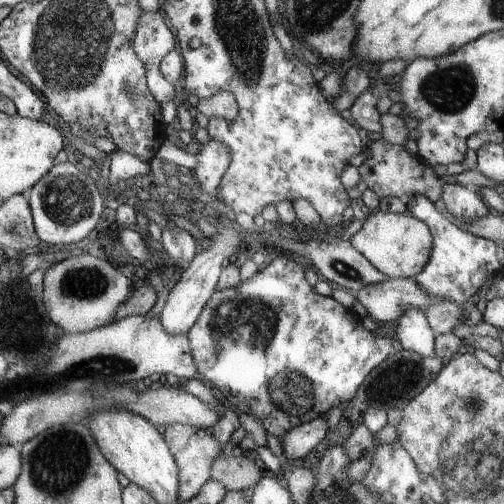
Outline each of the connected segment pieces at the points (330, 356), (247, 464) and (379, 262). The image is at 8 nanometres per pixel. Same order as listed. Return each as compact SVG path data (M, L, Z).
M281 255L273 258L272 262L264 270L259 270L243 282L240 281L238 286L214 291L210 300L204 305L200 316L198 316L194 328L187 332L190 345L192 346L193 359L197 363L198 377L214 388L221 401L228 402L232 406L236 406L241 412L252 414L254 418L261 420L266 432L272 434L272 436L276 436L279 440L282 440L286 432L290 432L292 428L313 421L314 419L322 418L322 412L326 414L326 410L330 410L330 408L344 408L354 398L358 386L370 374L370 370L374 370L389 355L402 350L401 341L384 336L380 338L380 335L374 336L372 331L368 332L360 324L360 318L354 312L346 310L334 298L322 296L316 292L315 288L306 281L304 270L304 266L297 264L290 260L290 258L284 258Z
M221 452L213 462L214 480L222 482L232 492L254 488L264 478L264 471L244 455L237 458L233 455L225 456Z
M382 211L366 215L362 228L348 238L348 242L366 257L384 276L412 279L425 270L433 248L433 235L429 225L404 213Z

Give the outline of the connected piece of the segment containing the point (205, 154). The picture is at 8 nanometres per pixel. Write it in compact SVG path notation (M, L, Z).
M214 138L201 145L196 154L198 164L194 166L193 174L200 187L212 193L218 190L222 177L230 168L230 148Z

